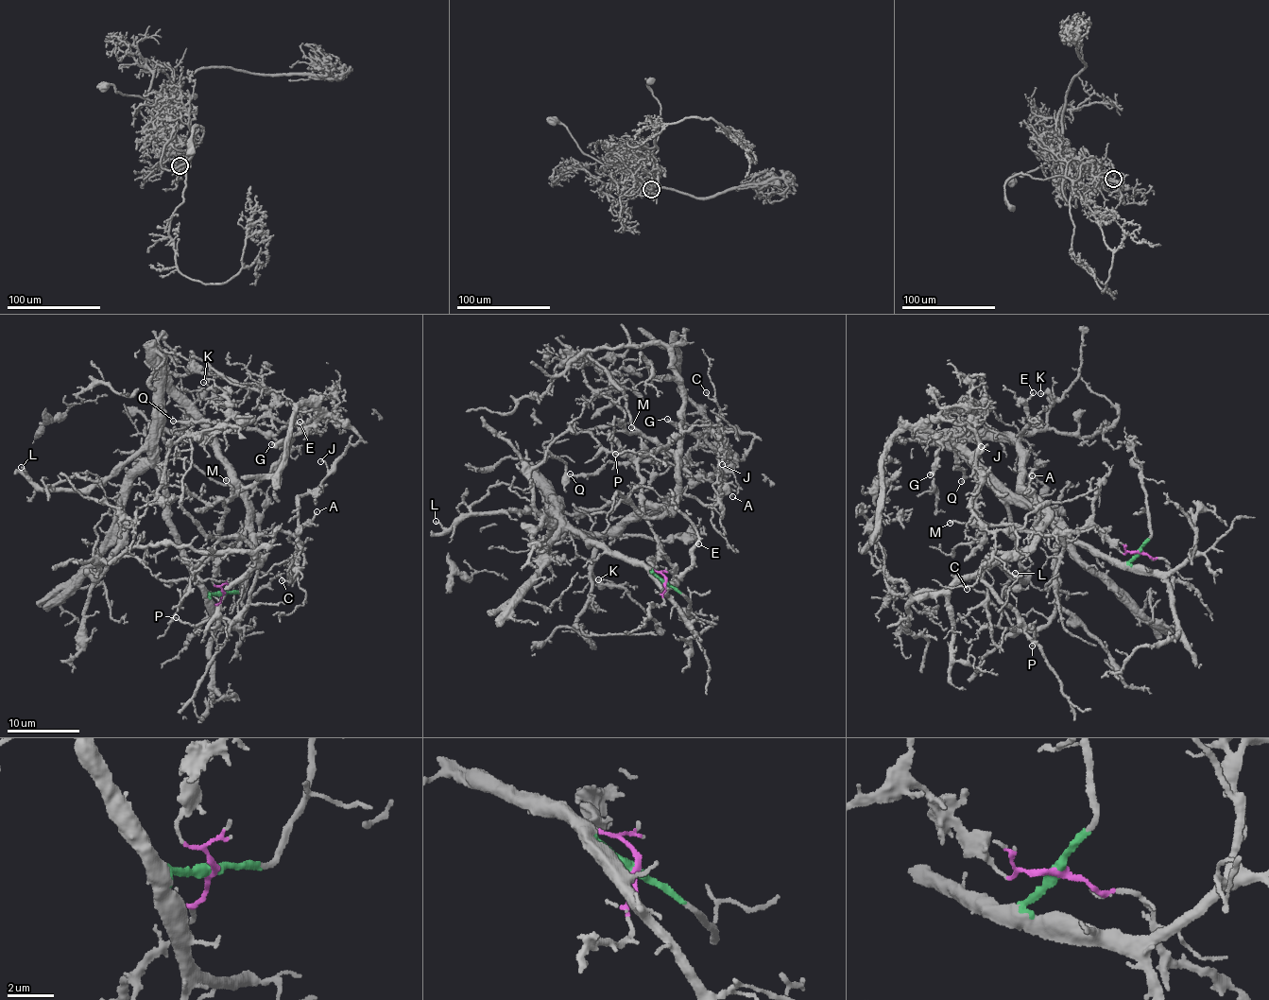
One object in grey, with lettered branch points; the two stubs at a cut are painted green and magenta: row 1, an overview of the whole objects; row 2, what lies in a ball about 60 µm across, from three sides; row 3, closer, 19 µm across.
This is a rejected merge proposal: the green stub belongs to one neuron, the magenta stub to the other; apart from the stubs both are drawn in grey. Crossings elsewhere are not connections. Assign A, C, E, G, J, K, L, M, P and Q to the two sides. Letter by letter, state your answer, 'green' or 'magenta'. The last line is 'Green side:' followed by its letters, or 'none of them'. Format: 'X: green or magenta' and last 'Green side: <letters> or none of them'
A: green
C: magenta
E: green
G: magenta
J: magenta
K: green
L: green
M: magenta
P: green
Q: magenta
Green side: A, E, K, L, P

